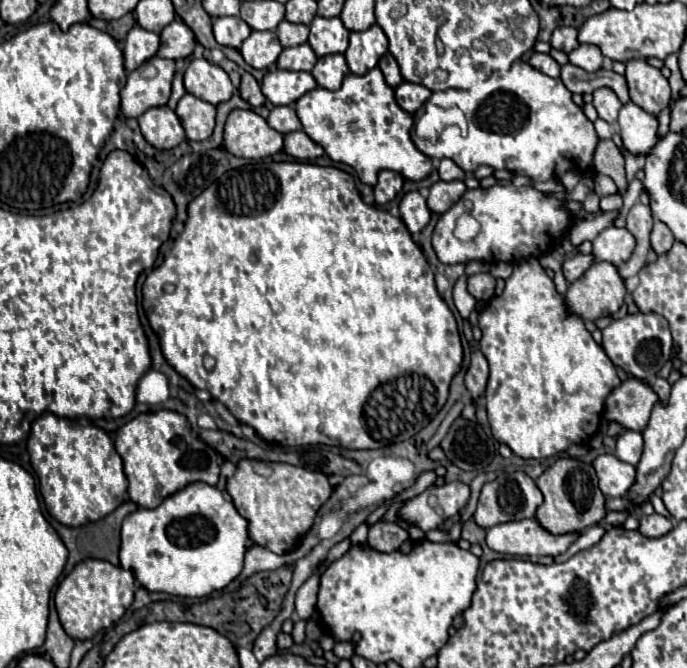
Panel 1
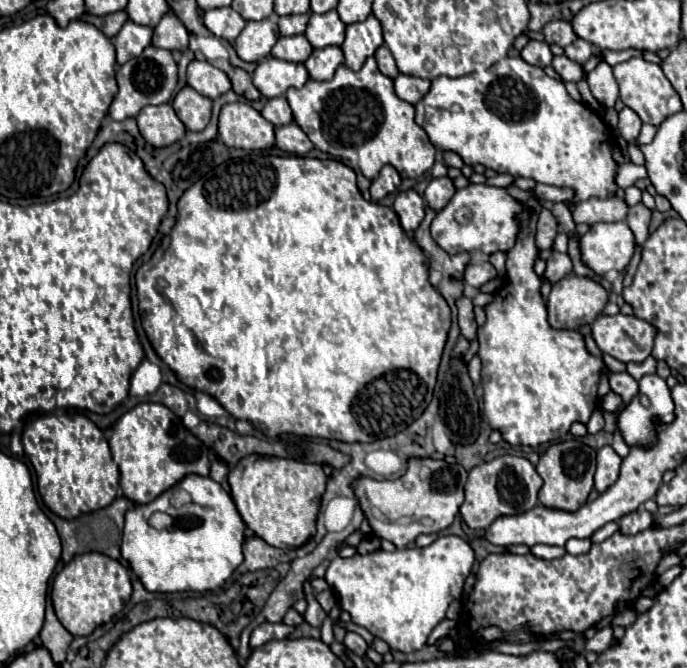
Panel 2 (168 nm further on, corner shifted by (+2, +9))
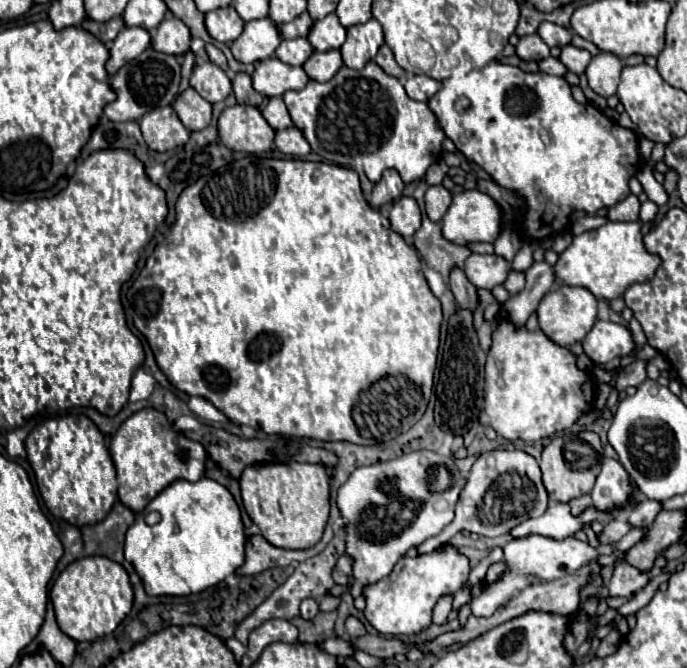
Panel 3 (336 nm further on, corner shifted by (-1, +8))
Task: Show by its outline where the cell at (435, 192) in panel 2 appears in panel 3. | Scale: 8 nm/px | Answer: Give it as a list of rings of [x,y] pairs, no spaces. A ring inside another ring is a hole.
[[[443,185],[429,187],[425,193],[425,213],[431,221],[439,223],[451,205],[451,193]]]

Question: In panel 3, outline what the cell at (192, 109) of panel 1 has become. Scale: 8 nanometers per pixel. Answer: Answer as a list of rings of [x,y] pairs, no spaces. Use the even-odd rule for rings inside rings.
[[[193,87],[177,95],[173,109],[189,131],[201,131],[211,123],[211,103],[207,103]]]

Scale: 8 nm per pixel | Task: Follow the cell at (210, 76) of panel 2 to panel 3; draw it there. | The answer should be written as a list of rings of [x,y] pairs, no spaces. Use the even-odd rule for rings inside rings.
[[[201,63],[193,69],[191,87],[209,103],[223,101],[231,93],[231,81],[215,63]]]

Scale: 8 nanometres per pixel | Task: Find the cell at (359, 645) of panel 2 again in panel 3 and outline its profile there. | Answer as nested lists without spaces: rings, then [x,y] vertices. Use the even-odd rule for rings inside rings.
[[[347,617],[347,621],[345,621],[345,629],[347,629],[347,635],[355,635],[355,637],[367,633],[367,631],[365,631],[365,625],[363,625],[357,617]]]

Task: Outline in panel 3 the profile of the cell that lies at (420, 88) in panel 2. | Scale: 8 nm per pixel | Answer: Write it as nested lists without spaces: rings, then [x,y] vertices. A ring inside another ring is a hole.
[[[411,75],[405,83],[405,91],[415,101],[429,101],[441,87],[441,81],[431,79],[429,75]]]

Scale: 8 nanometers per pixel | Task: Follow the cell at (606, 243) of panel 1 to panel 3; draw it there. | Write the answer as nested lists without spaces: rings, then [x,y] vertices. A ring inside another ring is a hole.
[[[609,221],[599,229],[585,231],[573,237],[571,245],[563,253],[559,253],[559,259],[553,265],[553,273],[555,273],[555,283],[585,287],[597,299],[613,301],[621,297],[629,285],[651,281],[655,277],[659,263],[661,263],[659,257],[645,249],[639,221],[627,221],[627,223]]]

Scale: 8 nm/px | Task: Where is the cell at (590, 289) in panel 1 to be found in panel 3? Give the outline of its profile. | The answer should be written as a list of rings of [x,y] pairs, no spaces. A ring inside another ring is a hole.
[[[561,285],[555,291],[549,291],[537,307],[539,329],[553,343],[557,343],[561,347],[569,347],[577,341],[583,341],[583,337],[587,335],[587,331],[591,331],[595,321],[597,321],[597,299],[595,299],[595,295],[591,295],[591,291],[587,291],[583,287]]]

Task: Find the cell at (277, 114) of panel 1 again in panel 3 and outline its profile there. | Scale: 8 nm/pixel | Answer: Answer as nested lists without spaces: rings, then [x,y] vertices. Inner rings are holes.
[[[271,97],[267,107],[263,109],[263,117],[267,119],[267,123],[277,131],[277,129],[287,129],[293,125],[291,117],[289,117],[289,111],[283,103],[281,97]]]

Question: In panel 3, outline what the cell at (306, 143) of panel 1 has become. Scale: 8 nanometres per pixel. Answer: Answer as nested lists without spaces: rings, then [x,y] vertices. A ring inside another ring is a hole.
[[[287,127],[283,131],[277,131],[273,143],[281,153],[291,155],[291,157],[303,157],[311,151],[307,139],[303,137],[303,133],[297,127]]]

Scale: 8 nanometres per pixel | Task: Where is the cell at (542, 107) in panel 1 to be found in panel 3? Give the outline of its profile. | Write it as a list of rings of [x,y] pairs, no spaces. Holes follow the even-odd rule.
[[[491,61],[487,67],[465,77],[447,77],[429,105],[433,107],[433,113],[437,115],[445,135],[457,145],[459,153],[483,167],[497,185],[525,199],[529,207],[521,221],[525,239],[541,241],[555,237],[567,229],[573,211],[595,215],[601,209],[609,209],[617,201],[623,201],[627,195],[631,195],[629,179],[641,165],[639,135],[633,129],[613,123],[591,103],[577,103],[571,97],[569,83],[563,77],[523,73],[519,67]],[[463,95],[471,101],[471,105],[467,111],[457,113],[453,111],[453,103]]]

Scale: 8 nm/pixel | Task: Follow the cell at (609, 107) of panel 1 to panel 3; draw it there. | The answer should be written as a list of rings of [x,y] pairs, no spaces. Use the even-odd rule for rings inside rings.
[[[597,53],[591,63],[585,69],[585,77],[589,87],[601,95],[601,97],[611,97],[617,93],[619,85],[619,75],[621,75],[621,61],[611,55],[611,53]]]

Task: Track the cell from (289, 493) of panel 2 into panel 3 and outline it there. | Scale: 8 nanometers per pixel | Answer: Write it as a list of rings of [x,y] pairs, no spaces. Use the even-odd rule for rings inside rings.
[[[297,461],[251,465],[243,471],[239,483],[247,515],[271,545],[283,549],[309,549],[321,539],[329,519],[329,475],[323,465]]]

